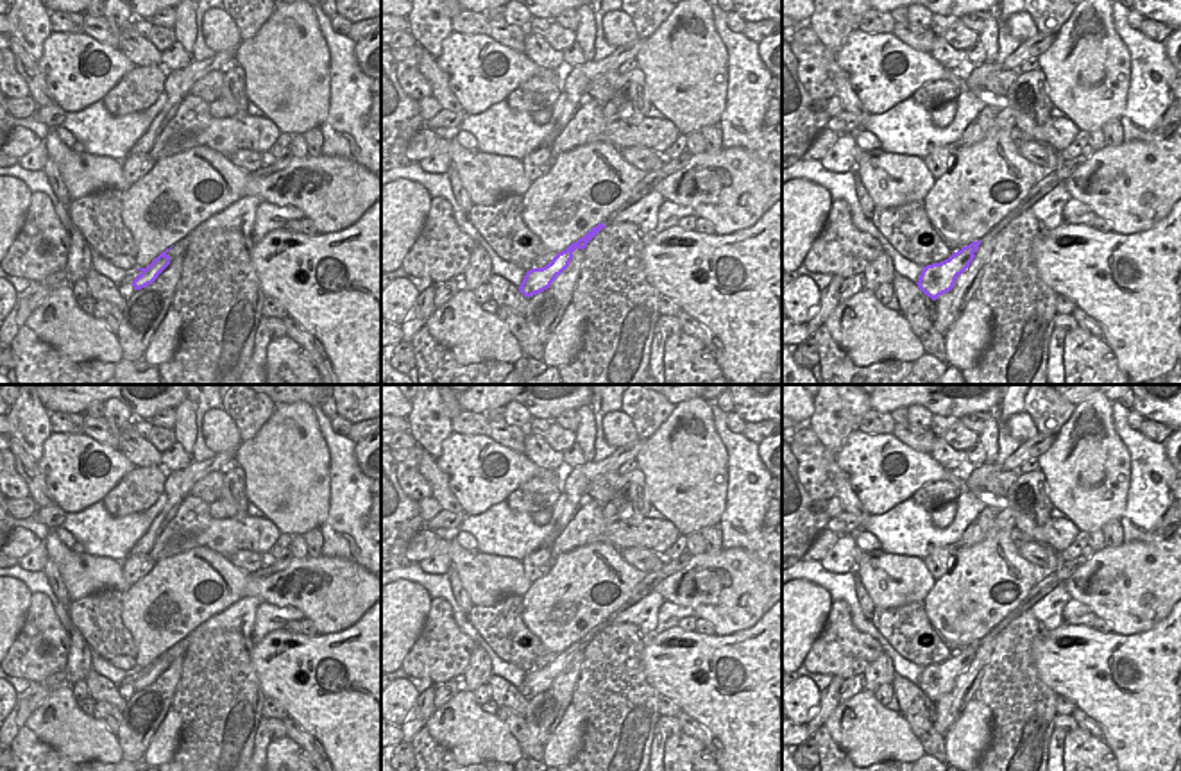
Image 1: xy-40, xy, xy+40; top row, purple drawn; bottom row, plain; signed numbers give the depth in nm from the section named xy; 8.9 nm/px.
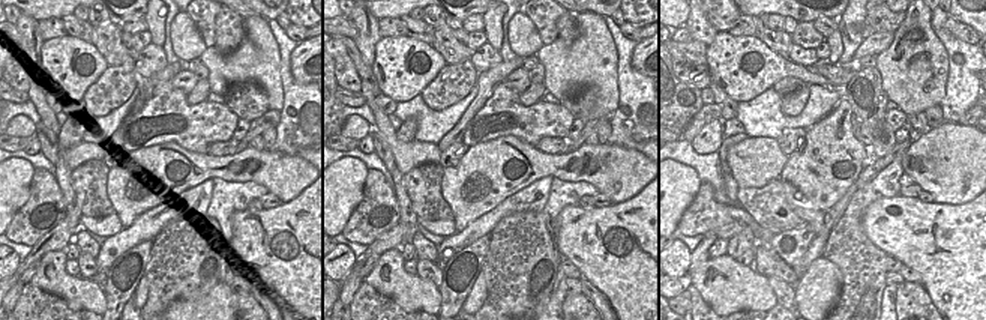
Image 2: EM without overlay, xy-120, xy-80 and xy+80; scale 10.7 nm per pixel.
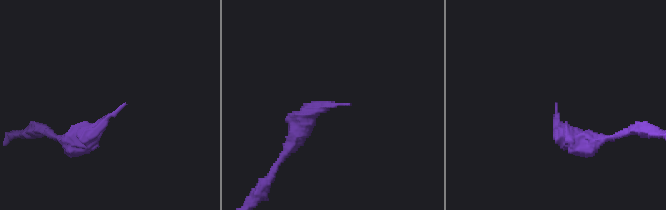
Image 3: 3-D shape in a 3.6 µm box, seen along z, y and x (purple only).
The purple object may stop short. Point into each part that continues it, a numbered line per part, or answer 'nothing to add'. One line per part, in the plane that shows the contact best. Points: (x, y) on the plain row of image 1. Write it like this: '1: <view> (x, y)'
1: xy+40 (1067, 567).

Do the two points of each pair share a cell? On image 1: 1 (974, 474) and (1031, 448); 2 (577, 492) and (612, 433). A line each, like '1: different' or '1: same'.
1: same
2: different

